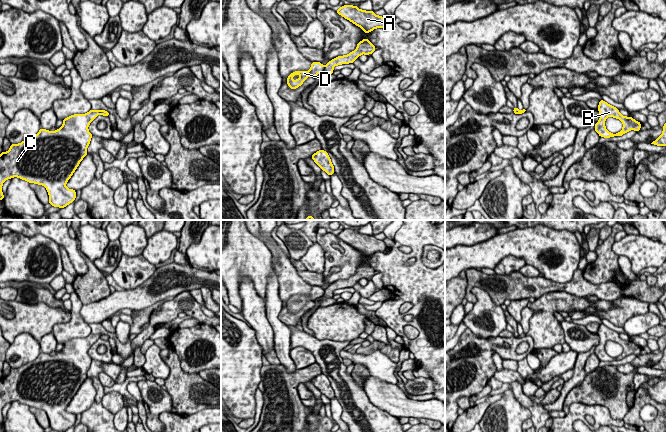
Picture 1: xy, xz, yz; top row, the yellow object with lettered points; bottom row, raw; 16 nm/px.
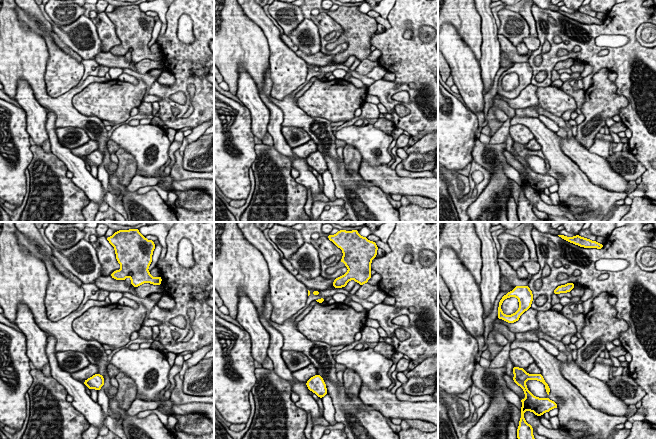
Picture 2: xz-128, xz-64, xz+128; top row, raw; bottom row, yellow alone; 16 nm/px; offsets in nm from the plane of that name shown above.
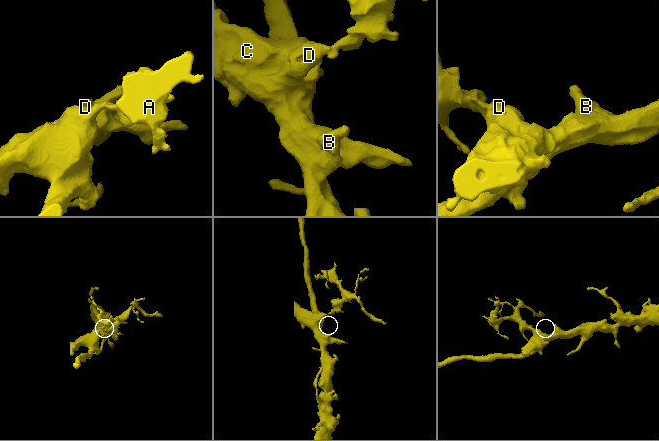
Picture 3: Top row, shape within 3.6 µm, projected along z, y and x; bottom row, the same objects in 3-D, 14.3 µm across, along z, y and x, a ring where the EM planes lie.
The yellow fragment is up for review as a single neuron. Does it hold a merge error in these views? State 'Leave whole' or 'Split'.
Split

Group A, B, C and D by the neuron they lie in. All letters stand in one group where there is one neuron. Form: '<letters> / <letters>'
A / B C D

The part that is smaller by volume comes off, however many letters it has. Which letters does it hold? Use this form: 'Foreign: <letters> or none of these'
Foreign: A

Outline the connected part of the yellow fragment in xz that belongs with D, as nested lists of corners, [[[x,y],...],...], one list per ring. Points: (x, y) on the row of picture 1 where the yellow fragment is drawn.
[[[312,62],[310,70],[307,71],[295,71],[291,73],[287,78],[287,84],[291,89],[296,89],[303,84],[307,77],[315,77],[324,71],[325,66],[320,62]]]

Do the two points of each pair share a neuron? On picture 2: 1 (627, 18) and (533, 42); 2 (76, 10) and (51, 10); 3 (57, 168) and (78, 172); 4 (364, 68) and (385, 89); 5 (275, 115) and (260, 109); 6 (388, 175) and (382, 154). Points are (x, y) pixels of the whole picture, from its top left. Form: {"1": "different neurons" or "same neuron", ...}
{"1": "different neurons", "2": "same neuron", "3": "different neurons", "4": "different neurons", "5": "different neurons", "6": "different neurons"}

